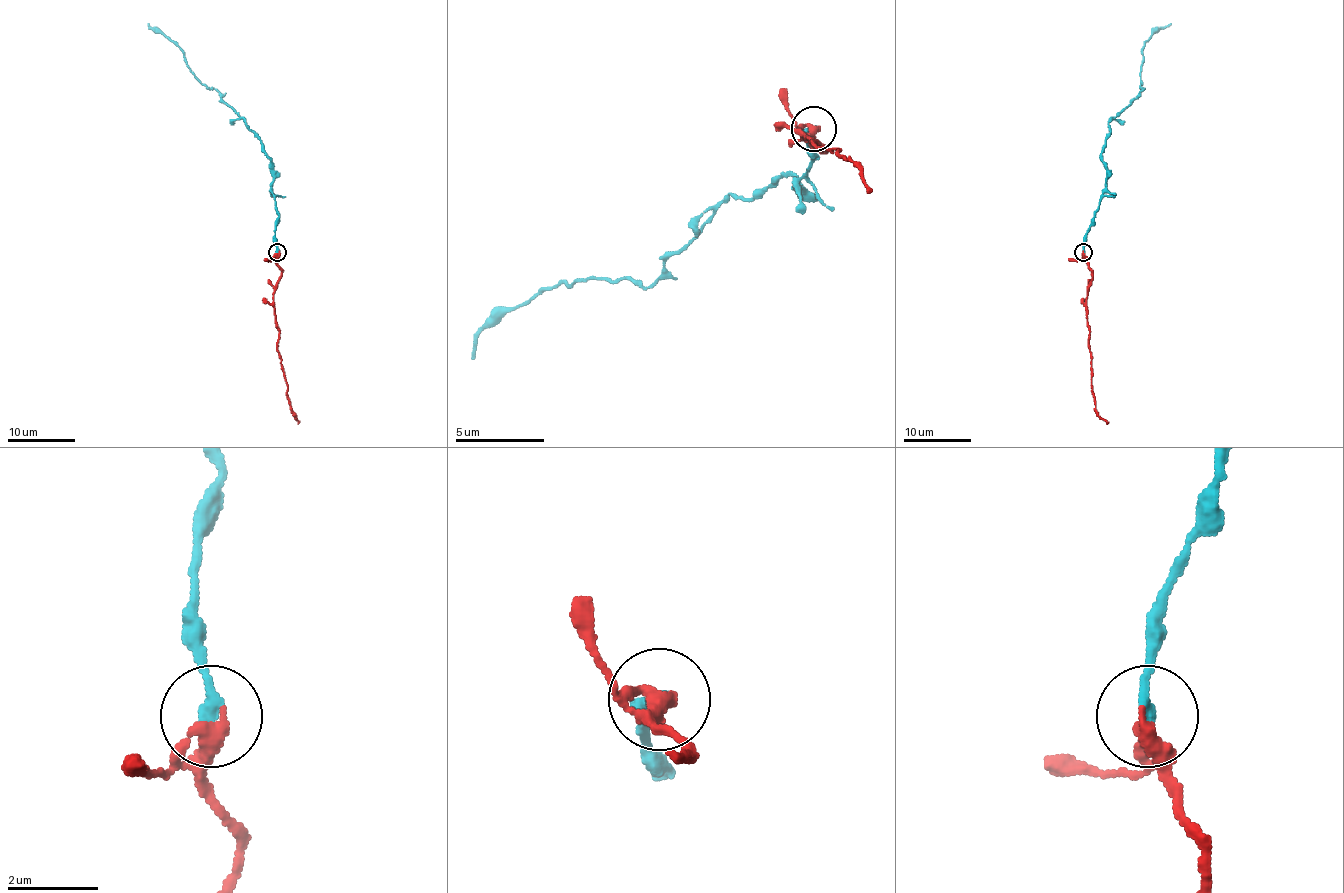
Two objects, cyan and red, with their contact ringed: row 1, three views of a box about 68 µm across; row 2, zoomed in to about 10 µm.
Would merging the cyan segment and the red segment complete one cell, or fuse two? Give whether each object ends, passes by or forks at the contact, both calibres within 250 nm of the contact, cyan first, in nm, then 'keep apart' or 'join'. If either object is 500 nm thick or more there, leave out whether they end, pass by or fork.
cyan ends | red ends | 280/480 nm | join

